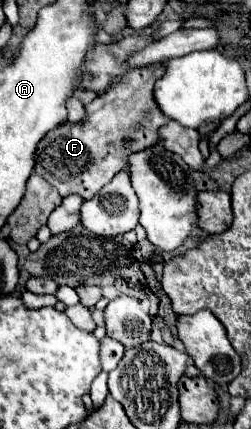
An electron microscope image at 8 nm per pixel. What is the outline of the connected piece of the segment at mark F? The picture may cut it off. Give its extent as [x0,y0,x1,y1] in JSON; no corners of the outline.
[34,64,168,200]

